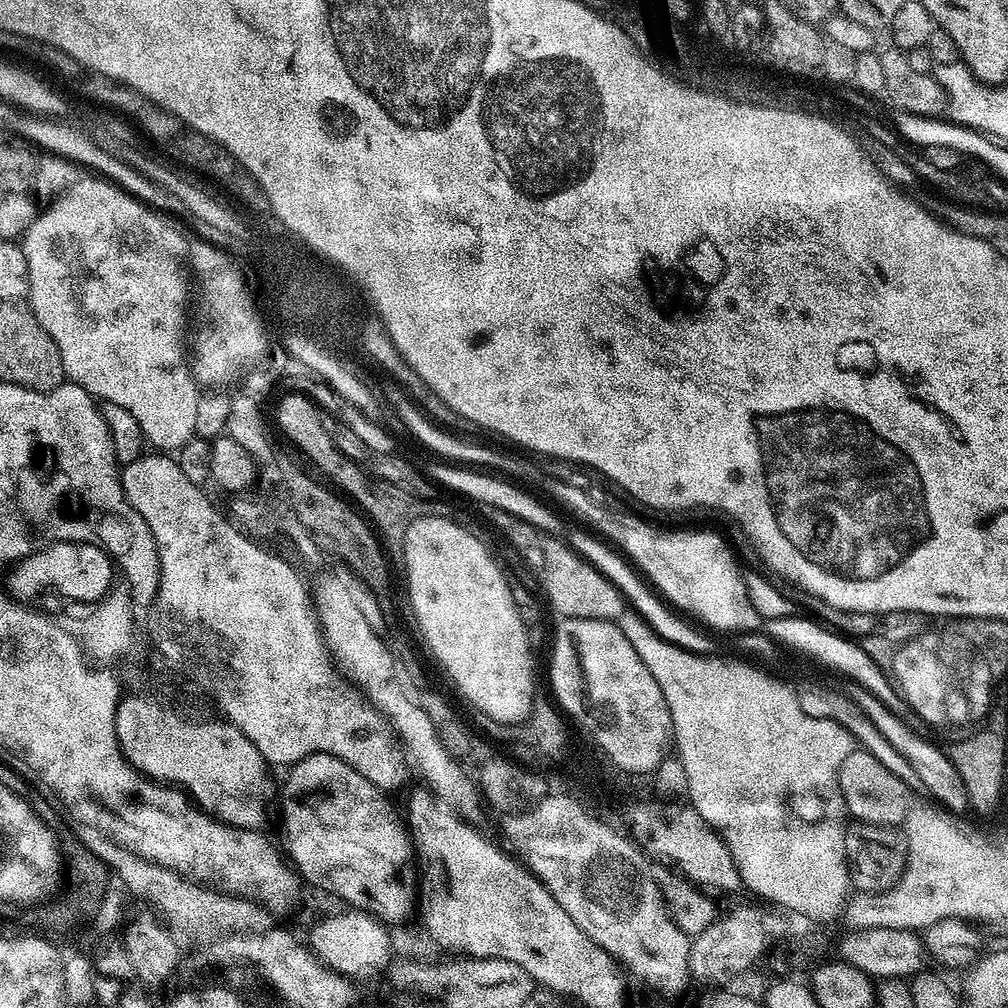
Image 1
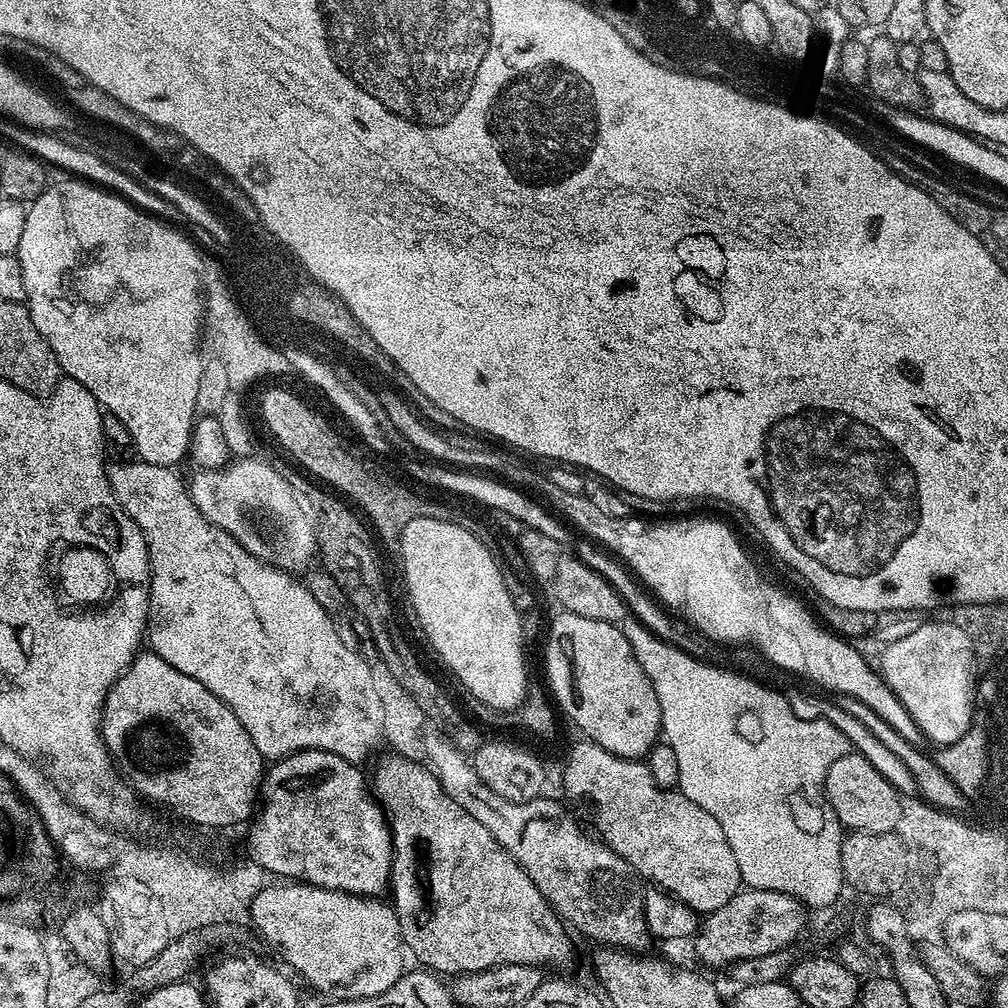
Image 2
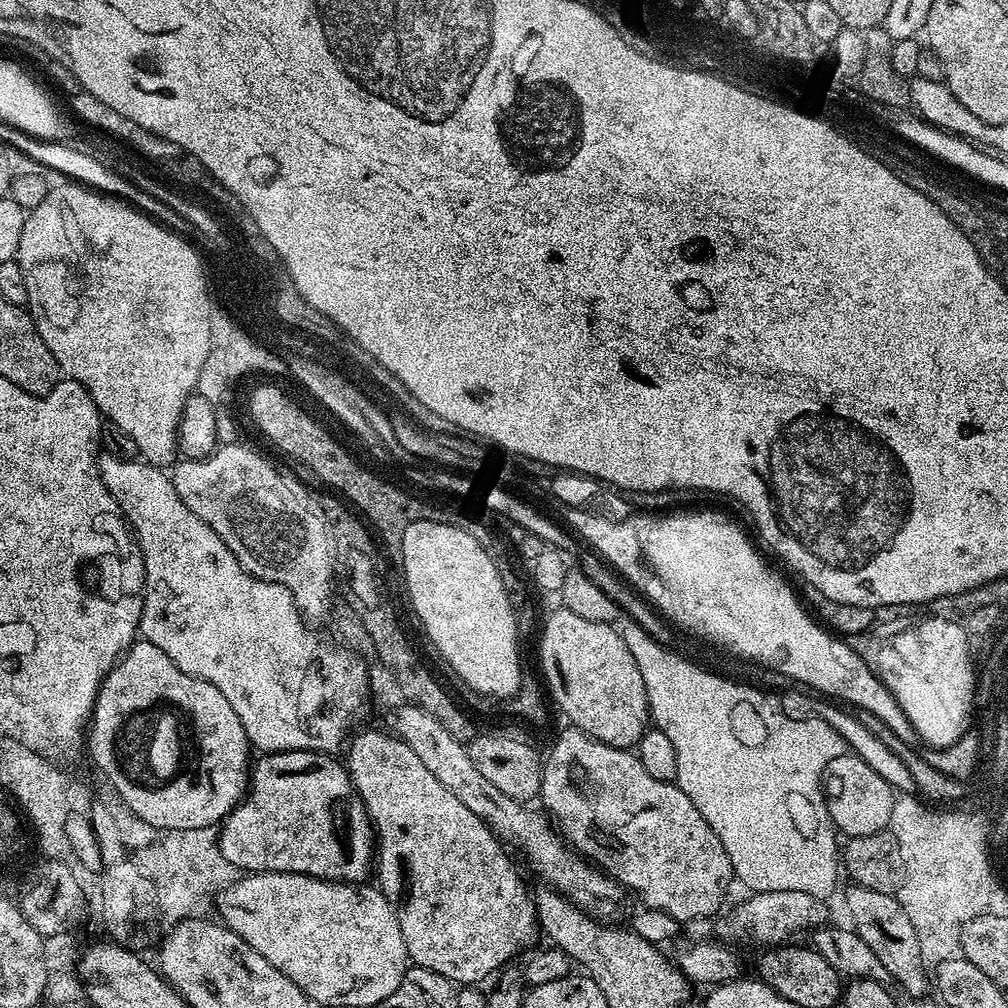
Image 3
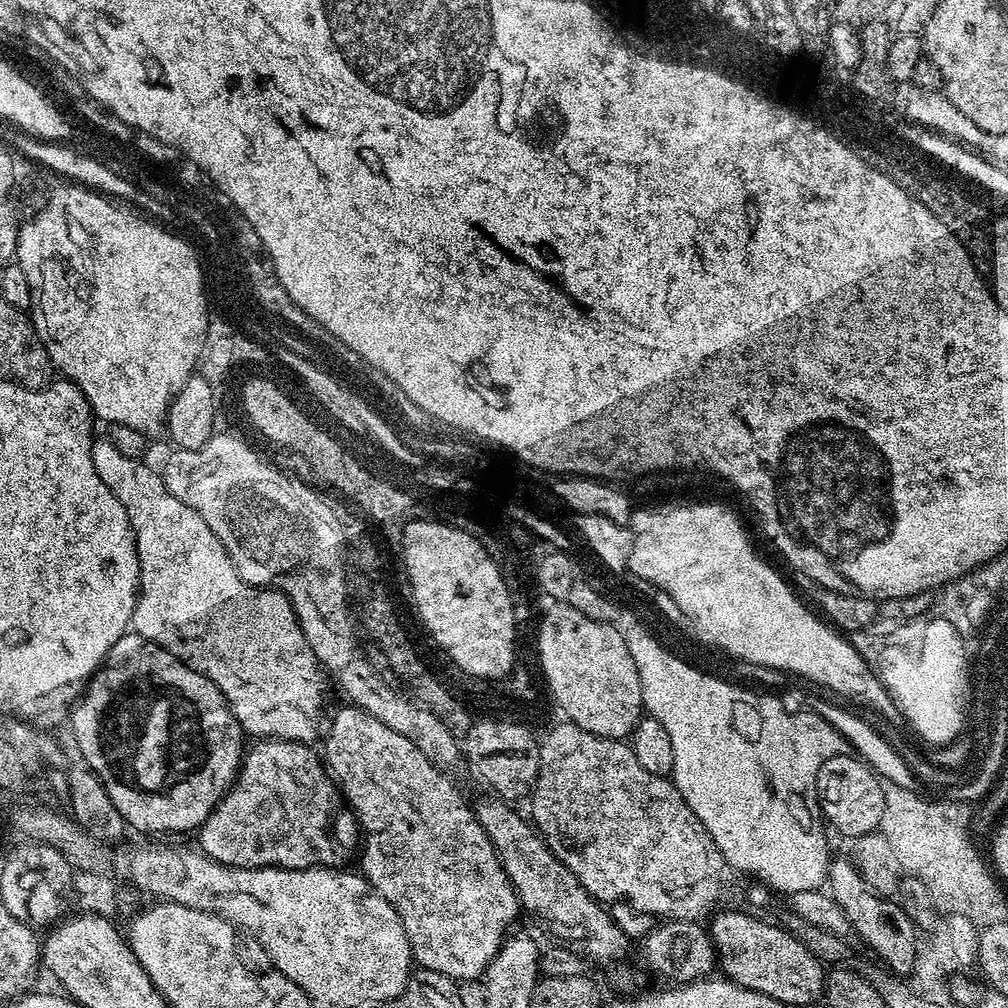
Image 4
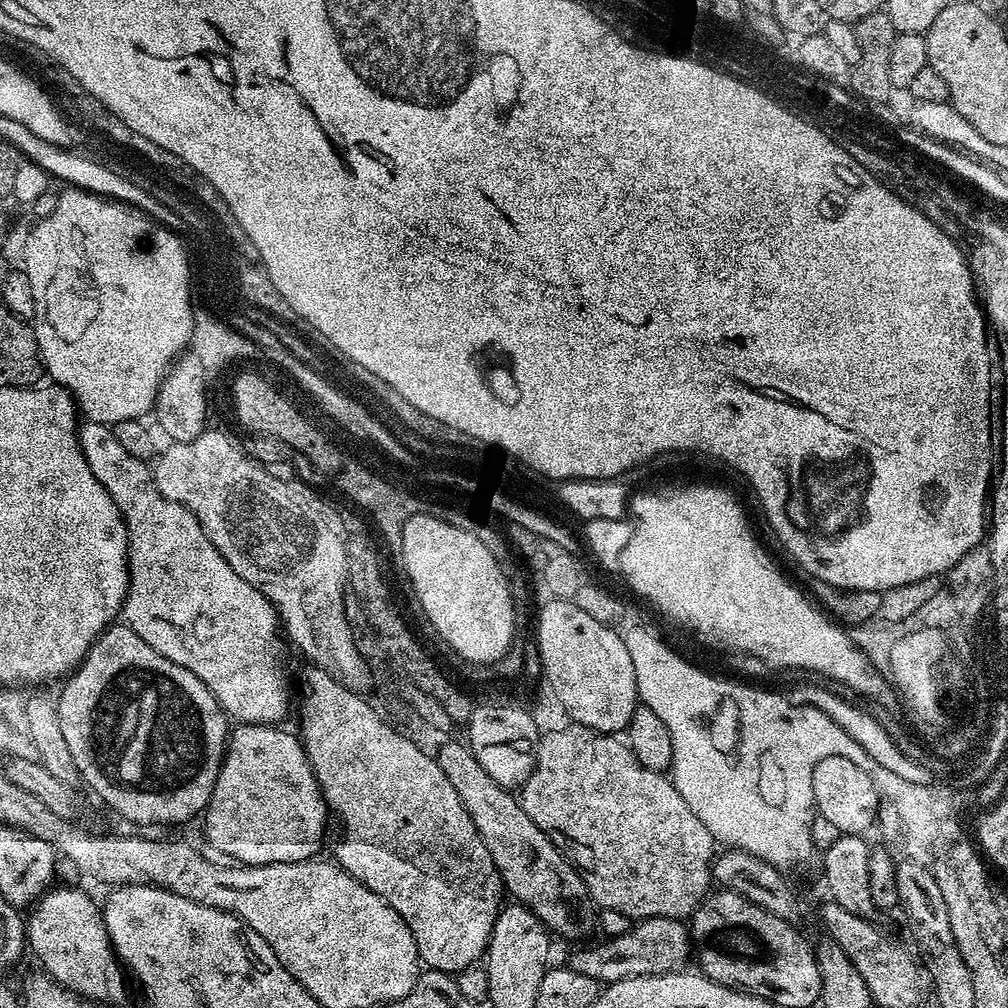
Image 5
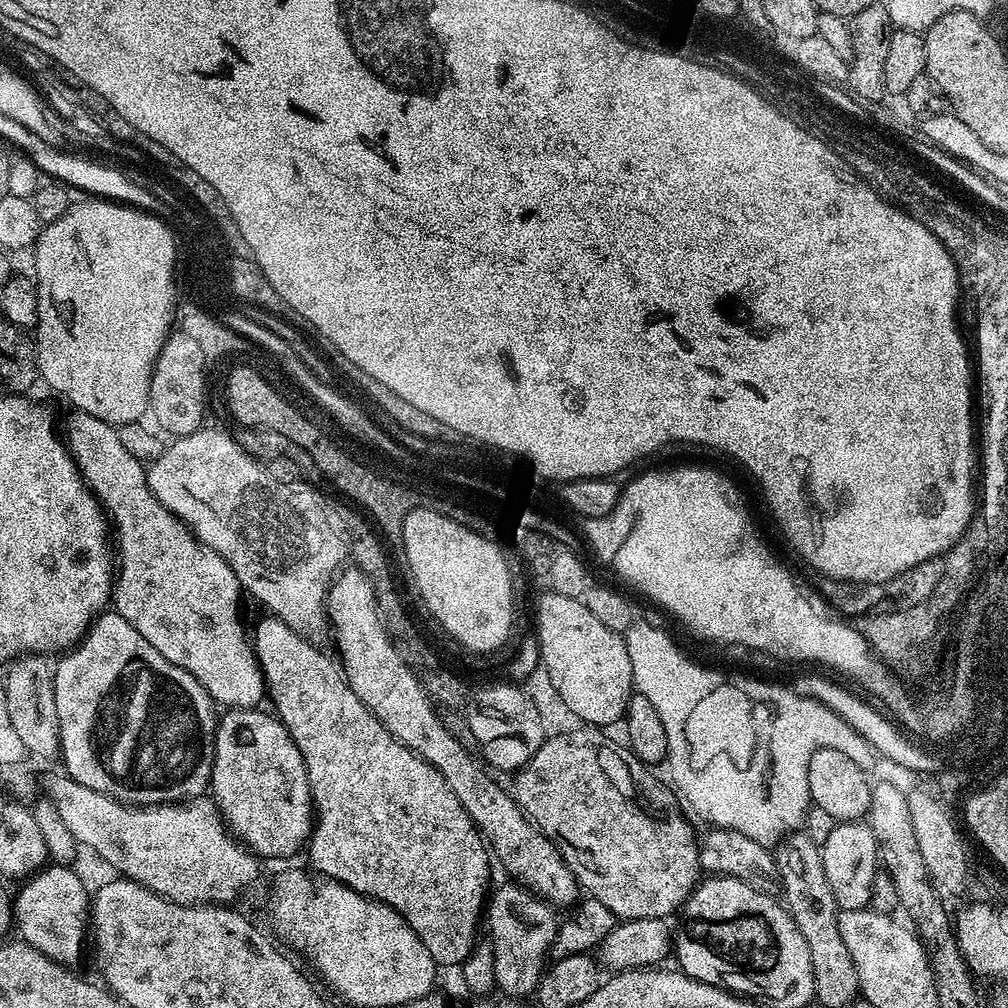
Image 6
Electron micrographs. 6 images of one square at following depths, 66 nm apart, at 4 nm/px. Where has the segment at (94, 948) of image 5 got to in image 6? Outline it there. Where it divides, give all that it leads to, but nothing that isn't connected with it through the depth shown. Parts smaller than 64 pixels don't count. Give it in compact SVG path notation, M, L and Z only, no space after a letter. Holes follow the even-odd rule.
M55 863L44 866L25 879L19 885L20 893L15 893L14 896L14 928L15 931L20 931L17 932L19 939L34 946L34 950L46 954L46 958L65 966L76 966L90 936L90 888L88 892L83 878L76 871L75 867L64 867Z

